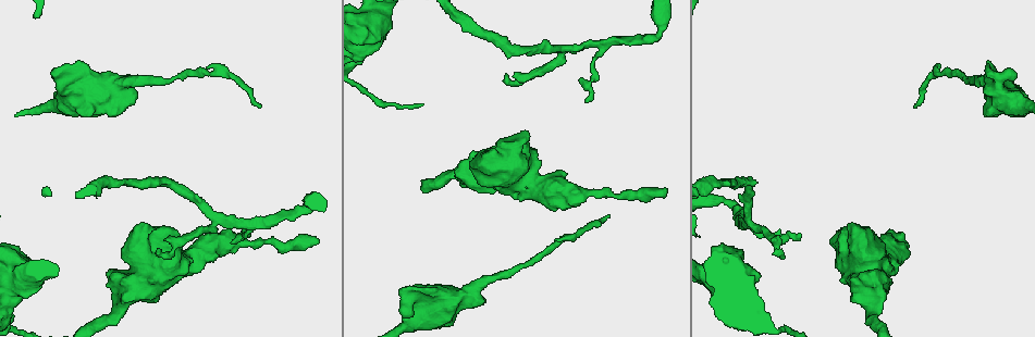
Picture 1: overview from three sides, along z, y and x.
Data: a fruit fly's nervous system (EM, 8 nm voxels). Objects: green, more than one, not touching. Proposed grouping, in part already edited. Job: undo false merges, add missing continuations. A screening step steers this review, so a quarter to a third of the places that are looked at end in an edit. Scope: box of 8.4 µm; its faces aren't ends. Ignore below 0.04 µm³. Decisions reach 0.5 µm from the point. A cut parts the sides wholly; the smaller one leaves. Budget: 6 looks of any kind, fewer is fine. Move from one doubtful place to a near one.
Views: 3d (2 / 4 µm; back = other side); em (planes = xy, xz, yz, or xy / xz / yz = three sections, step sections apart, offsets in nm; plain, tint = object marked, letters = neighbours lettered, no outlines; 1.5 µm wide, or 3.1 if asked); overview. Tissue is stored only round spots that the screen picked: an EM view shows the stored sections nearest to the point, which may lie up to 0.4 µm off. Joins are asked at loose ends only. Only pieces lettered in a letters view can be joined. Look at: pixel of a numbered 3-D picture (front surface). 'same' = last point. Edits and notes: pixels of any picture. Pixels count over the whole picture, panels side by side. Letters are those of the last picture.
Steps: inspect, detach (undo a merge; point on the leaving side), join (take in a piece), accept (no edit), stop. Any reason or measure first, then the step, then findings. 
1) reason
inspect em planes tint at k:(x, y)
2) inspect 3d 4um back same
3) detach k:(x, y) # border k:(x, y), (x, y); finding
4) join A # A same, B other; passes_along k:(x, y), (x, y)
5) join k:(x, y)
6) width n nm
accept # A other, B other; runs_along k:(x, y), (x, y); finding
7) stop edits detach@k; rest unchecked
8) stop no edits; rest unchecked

long arm stops here
inspect 3d 2um at 1:(665, 197)

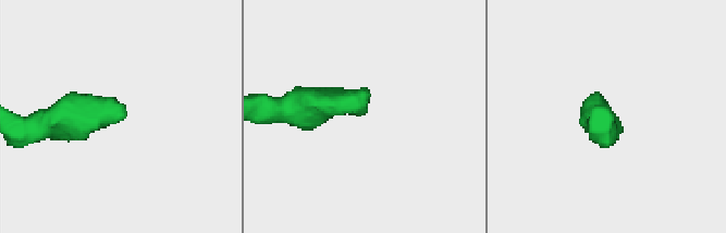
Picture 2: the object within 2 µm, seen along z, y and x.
inspect em xy step 8 letters at 2:(121, 118)

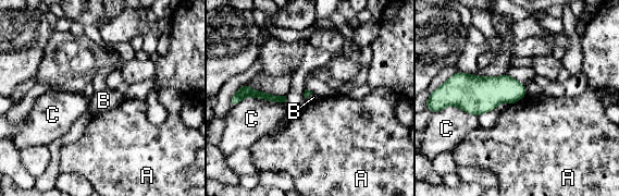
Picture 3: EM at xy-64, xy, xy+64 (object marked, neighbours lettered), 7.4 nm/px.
accept # A other, B other, C other; border 3:(527, 94), (508, 105); none of them fits

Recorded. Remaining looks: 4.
long arm stops here
inspect em yz step 4 letters at 1:(260, 106)

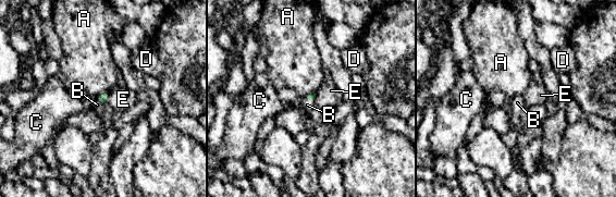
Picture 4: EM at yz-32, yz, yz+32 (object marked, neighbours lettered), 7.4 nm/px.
another direction
inspect em planes letters same

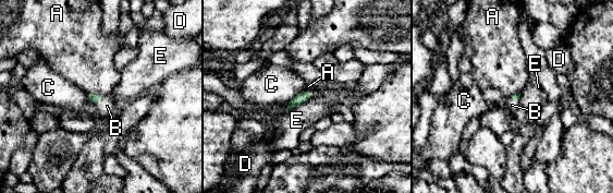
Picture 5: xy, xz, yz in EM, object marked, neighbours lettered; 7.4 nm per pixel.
longest_contact E 200 nm
join B # A other, B same, C other, D other, E other; it goes on there

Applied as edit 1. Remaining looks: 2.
stop edits join@5; rest unchecked

